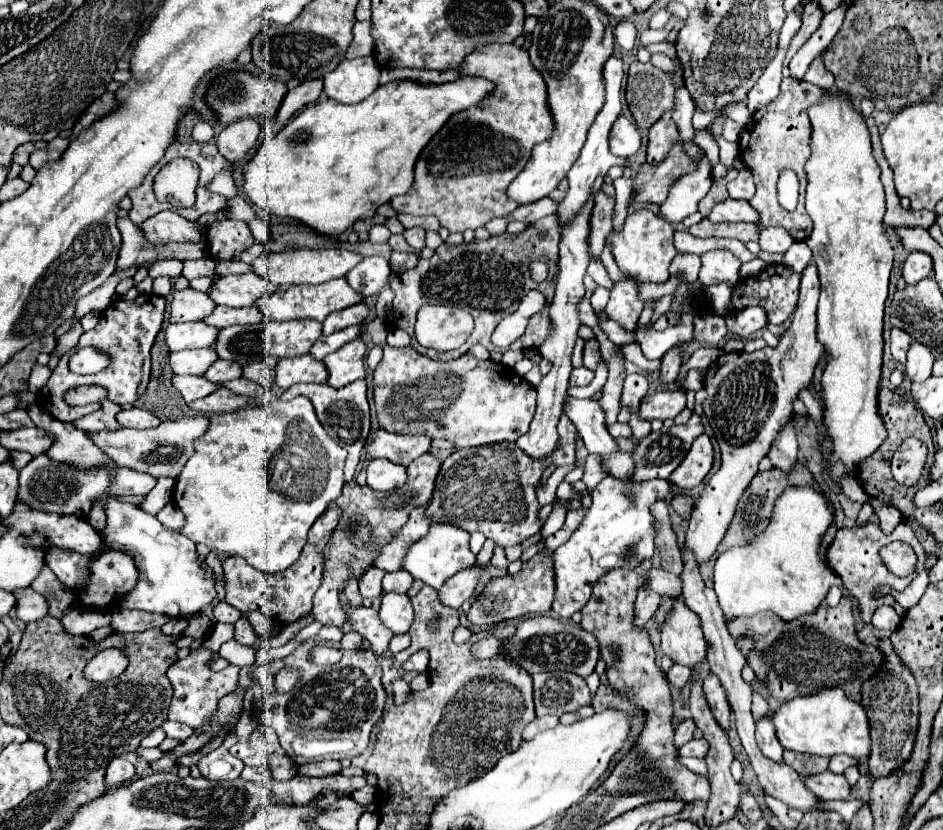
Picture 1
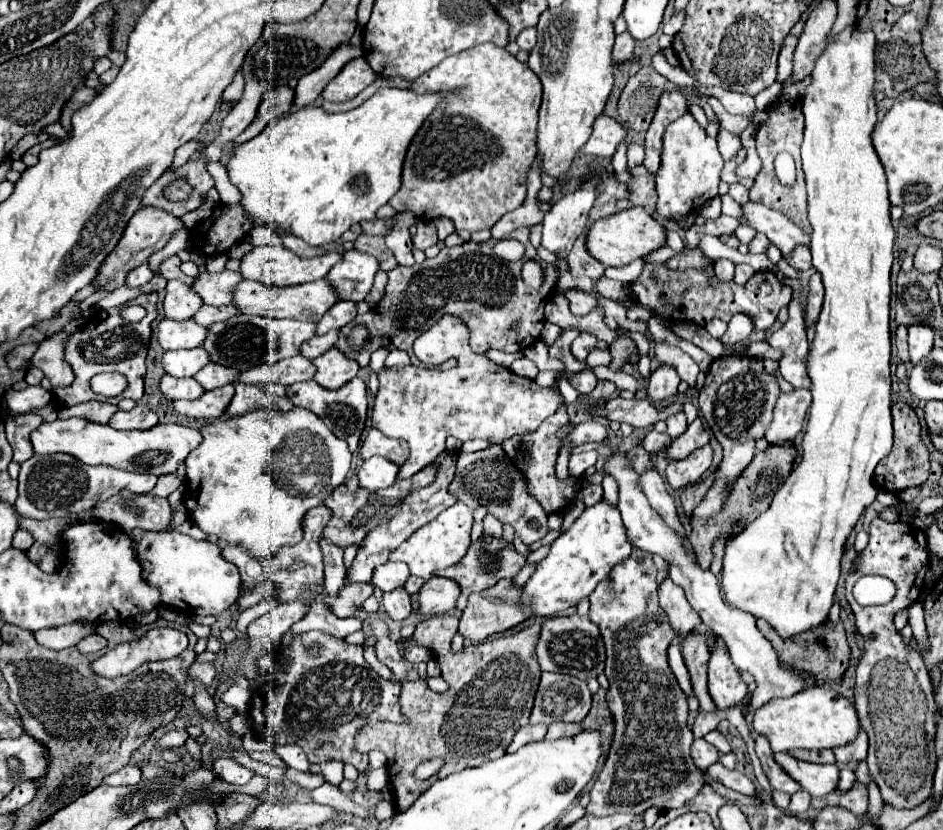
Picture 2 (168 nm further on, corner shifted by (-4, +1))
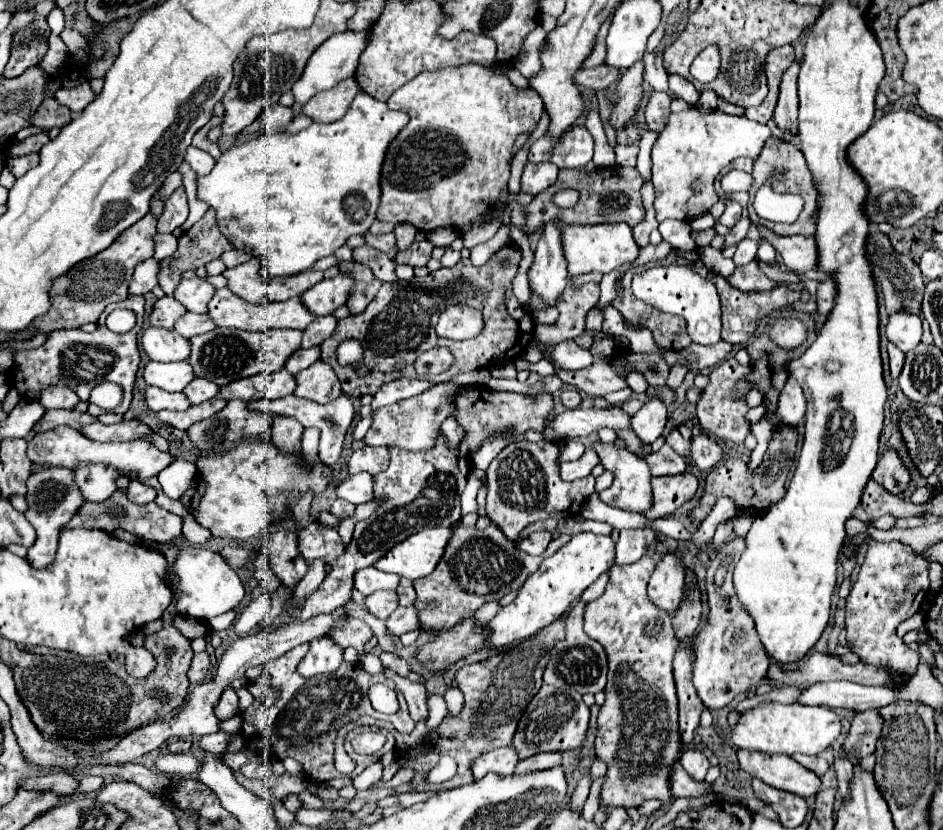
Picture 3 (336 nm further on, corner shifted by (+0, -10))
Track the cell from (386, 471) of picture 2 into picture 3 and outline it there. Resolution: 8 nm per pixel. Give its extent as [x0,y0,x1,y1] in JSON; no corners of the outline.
[336,472,372,504]

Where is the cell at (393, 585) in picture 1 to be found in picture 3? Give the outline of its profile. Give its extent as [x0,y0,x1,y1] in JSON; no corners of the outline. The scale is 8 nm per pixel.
[354,566,400,596]

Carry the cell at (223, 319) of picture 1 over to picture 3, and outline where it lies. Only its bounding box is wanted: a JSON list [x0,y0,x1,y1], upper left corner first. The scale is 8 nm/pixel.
[174,312,216,338]

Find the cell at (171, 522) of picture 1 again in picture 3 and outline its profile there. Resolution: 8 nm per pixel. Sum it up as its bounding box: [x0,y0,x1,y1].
[158,458,196,500]

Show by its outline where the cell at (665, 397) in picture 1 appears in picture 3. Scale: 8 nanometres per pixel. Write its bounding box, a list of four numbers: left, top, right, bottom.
[544,406,632,440]

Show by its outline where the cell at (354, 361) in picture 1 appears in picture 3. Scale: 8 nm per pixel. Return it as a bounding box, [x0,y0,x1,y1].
[294,360,342,404]

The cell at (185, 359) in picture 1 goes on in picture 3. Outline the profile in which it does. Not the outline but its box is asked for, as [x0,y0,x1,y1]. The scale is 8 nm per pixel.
[144,360,194,392]

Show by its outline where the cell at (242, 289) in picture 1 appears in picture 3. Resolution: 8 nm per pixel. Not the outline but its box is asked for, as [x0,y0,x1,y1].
[174,278,216,314]

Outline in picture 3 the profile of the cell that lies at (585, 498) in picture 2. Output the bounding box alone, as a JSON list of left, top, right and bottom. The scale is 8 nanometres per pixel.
[594,442,652,514]

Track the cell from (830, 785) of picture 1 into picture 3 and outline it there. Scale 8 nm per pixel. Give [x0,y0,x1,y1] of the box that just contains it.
[738,750,820,798]

